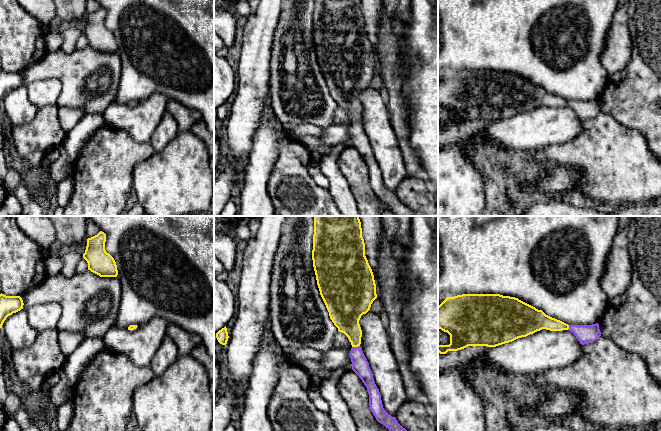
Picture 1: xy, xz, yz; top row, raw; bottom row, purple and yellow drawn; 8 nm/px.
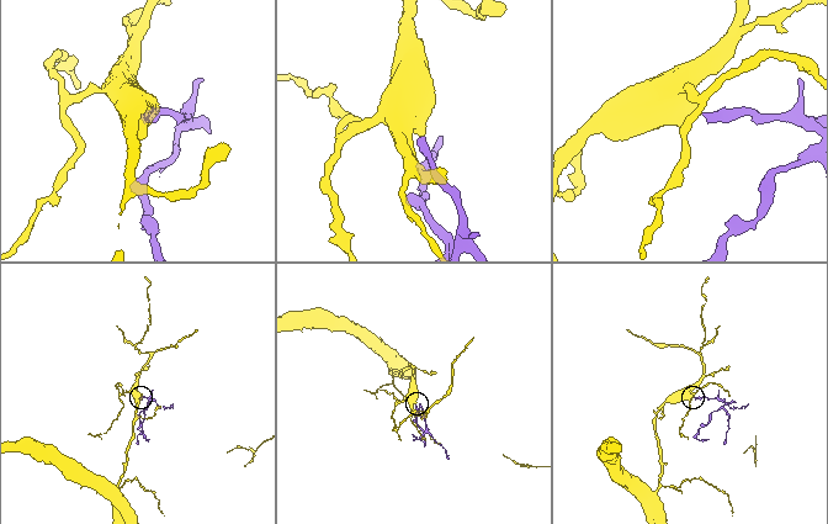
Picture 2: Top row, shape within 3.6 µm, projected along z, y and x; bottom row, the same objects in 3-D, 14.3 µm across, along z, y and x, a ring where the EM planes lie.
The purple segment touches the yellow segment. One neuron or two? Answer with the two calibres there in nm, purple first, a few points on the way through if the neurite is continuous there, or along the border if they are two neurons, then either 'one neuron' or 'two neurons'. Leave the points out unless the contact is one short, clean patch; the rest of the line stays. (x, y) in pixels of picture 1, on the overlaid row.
140 nm thick on the purple side, 220 nm on the other; runs through xz (360, 365), (355, 347), (354, 333), (346, 318); one neuron

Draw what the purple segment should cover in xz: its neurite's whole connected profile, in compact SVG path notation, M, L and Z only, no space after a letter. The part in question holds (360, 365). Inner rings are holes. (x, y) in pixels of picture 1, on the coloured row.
M314 216L312 260L320 295L329 312L330 319L338 331L344 333L351 342L352 348L349 355L352 370L367 388L369 406L373 415L389 431L407 431L395 417L384 410L379 389L360 347L362 330L359 320L363 314L370 310L377 294L374 275L365 256L365 243L359 216Z

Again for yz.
M462 294L446 297L438 306L438 328L450 335L449 345L438 344L440 354L458 351L468 346L496 347L542 329L550 331L569 330L582 345L592 343L601 336L598 323L569 326L518 298L500 294Z

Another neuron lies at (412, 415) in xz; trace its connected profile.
M406 401L395 418L407 431L438 431L434 417L429 416L426 407L417 401Z

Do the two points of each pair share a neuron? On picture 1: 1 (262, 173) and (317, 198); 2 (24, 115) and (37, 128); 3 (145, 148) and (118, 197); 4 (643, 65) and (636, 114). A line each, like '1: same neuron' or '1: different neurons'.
1: different neurons
2: different neurons
3: same neuron
4: same neuron

